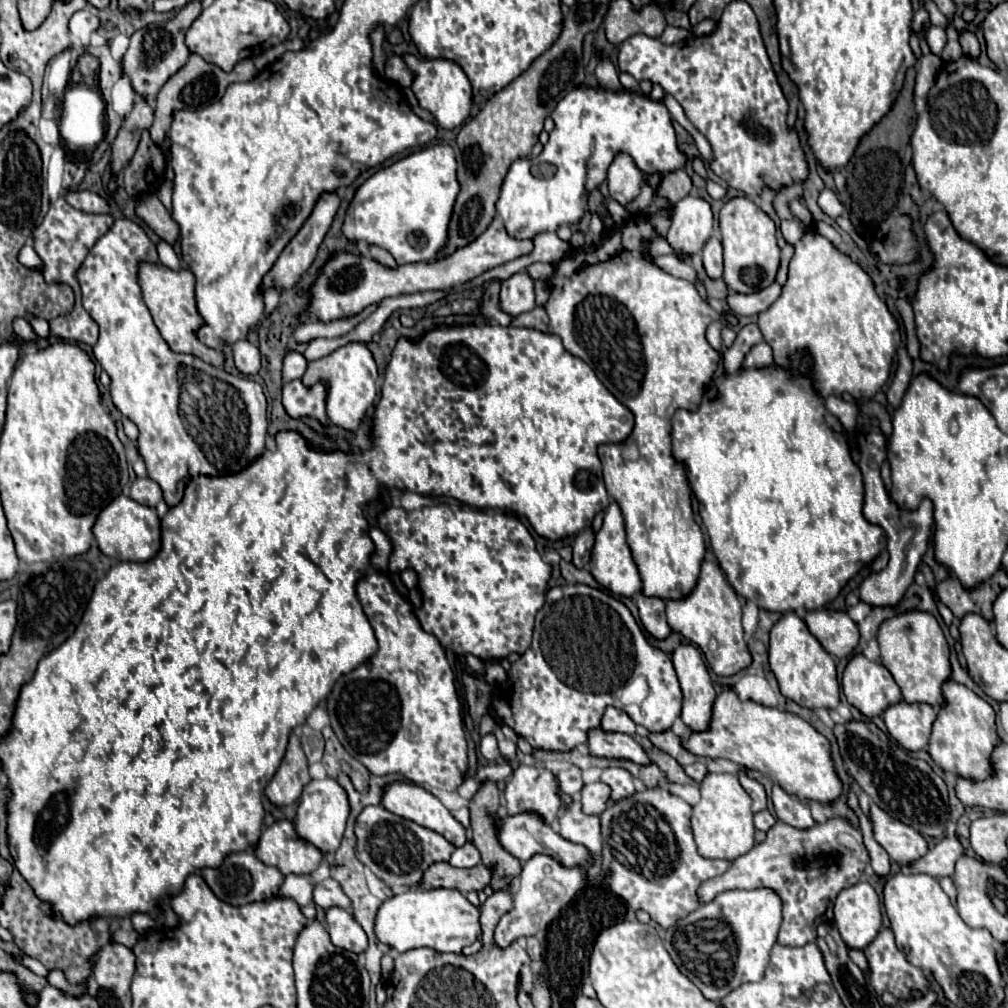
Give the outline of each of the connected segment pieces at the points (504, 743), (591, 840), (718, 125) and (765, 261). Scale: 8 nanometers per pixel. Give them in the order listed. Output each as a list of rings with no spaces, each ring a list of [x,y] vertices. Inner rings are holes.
[[[500,723],[500,725],[494,729],[494,735],[496,735],[496,739],[498,739],[498,747],[500,747],[504,759],[506,759],[506,761],[512,761],[512,759],[516,757],[516,739],[518,739],[518,735],[514,733],[514,729],[510,729],[508,725]]]
[[[574,799],[568,807],[564,807],[560,815],[560,835],[566,837],[568,841],[584,845],[594,855],[600,855],[602,851],[600,817],[582,813],[578,799]]]
[[[732,1],[724,9],[716,29],[704,37],[688,37],[674,45],[664,45],[660,43],[660,39],[652,39],[646,35],[634,35],[626,39],[620,45],[618,67],[620,71],[630,73],[636,81],[658,83],[682,105],[690,123],[712,145],[714,159],[710,161],[710,169],[730,187],[756,197],[764,189],[780,191],[782,187],[788,187],[792,183],[806,181],[810,173],[806,153],[800,145],[796,129],[790,129],[786,125],[788,103],[766,53],[758,19],[746,1]]]
[[[732,197],[720,211],[720,233],[724,245],[724,281],[728,289],[738,293],[756,293],[774,283],[780,249],[776,245],[774,221],[748,197]]]

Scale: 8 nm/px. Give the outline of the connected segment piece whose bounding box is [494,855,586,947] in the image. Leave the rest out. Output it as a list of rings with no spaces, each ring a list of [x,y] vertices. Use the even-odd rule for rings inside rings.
[[[534,855],[532,859],[526,861],[526,865],[520,873],[520,883],[514,893],[512,911],[500,919],[500,923],[494,931],[494,941],[500,947],[508,947],[514,939],[518,939],[522,935],[530,937],[530,935],[536,935],[538,931],[546,929],[550,925],[550,921],[560,913],[560,909],[566,907],[574,899],[574,895],[582,889],[584,883],[586,883],[586,873],[582,871],[582,867],[564,867],[554,857]]]

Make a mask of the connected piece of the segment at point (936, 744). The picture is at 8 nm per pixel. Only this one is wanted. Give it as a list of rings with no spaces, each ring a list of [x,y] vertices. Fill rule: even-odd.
[[[954,679],[944,681],[942,691],[944,691],[942,693],[944,703],[940,705],[936,721],[932,725],[928,753],[944,771],[950,771],[954,775],[962,775],[974,781],[986,779],[992,773],[990,753],[994,745],[1000,741],[996,735],[994,709],[982,697],[978,697],[966,685],[956,683]]]

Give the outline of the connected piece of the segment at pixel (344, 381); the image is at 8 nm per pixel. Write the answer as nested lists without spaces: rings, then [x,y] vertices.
[[[348,343],[344,347],[338,347],[330,355],[308,363],[308,369],[302,377],[302,383],[306,387],[312,387],[314,383],[324,381],[326,383],[326,413],[332,423],[336,423],[342,429],[354,431],[364,423],[364,417],[368,409],[372,409],[376,397],[378,397],[378,367],[376,361],[366,347],[366,343]]]

